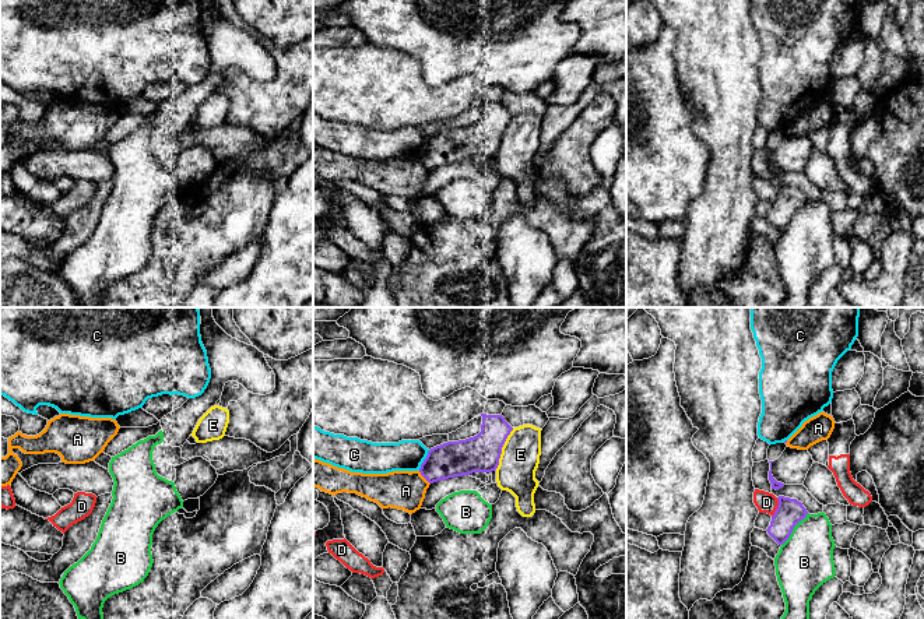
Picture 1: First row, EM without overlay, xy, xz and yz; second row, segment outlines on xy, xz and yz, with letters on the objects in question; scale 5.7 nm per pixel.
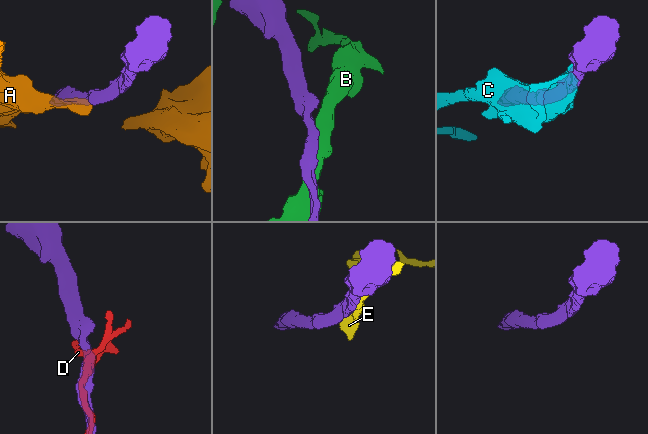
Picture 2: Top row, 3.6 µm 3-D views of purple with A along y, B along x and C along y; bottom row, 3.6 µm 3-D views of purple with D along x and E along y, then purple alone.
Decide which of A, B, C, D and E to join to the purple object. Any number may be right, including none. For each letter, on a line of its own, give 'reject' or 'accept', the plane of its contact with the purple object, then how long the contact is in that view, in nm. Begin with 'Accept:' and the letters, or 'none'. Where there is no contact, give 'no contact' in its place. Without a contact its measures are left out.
Accept: none
A: reject; meets purple in xz; contact 100 nm long
B: reject; meets purple in yz; contact 240 nm long
C: reject; meets purple in xz; contact 140 nm long
D: reject; meets purple in yz; contact 120 nm long
E: reject; meets purple in xz; contact 260 nm long

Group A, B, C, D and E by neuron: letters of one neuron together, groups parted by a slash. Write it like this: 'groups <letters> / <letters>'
groups A / B / C / D / E

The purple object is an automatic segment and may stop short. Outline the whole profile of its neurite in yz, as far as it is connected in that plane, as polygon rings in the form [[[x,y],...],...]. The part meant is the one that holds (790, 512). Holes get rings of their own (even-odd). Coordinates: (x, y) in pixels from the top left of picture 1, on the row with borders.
[[[779,496],[777,500],[779,506],[766,531],[779,545],[783,545],[808,511],[797,499]]]

